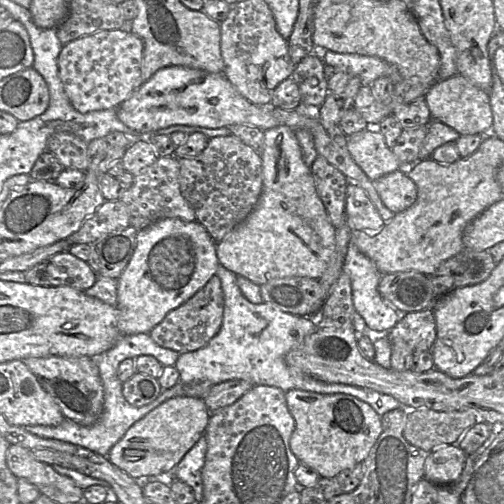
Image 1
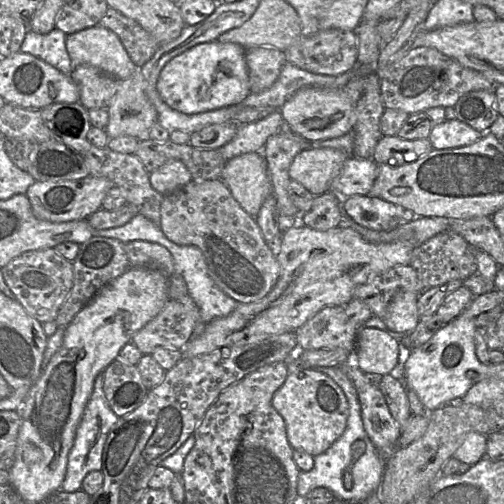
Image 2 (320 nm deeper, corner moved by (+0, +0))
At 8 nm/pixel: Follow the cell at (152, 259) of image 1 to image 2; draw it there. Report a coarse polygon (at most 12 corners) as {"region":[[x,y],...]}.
{"region":[[129,267],[66,326],[16,410],[9,484],[61,490],[95,378],[168,300]]}

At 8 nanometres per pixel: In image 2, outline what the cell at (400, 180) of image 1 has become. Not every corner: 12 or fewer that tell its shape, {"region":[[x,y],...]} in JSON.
{"region":[[350,156],[331,190],[367,195],[378,175],[371,158]]}

